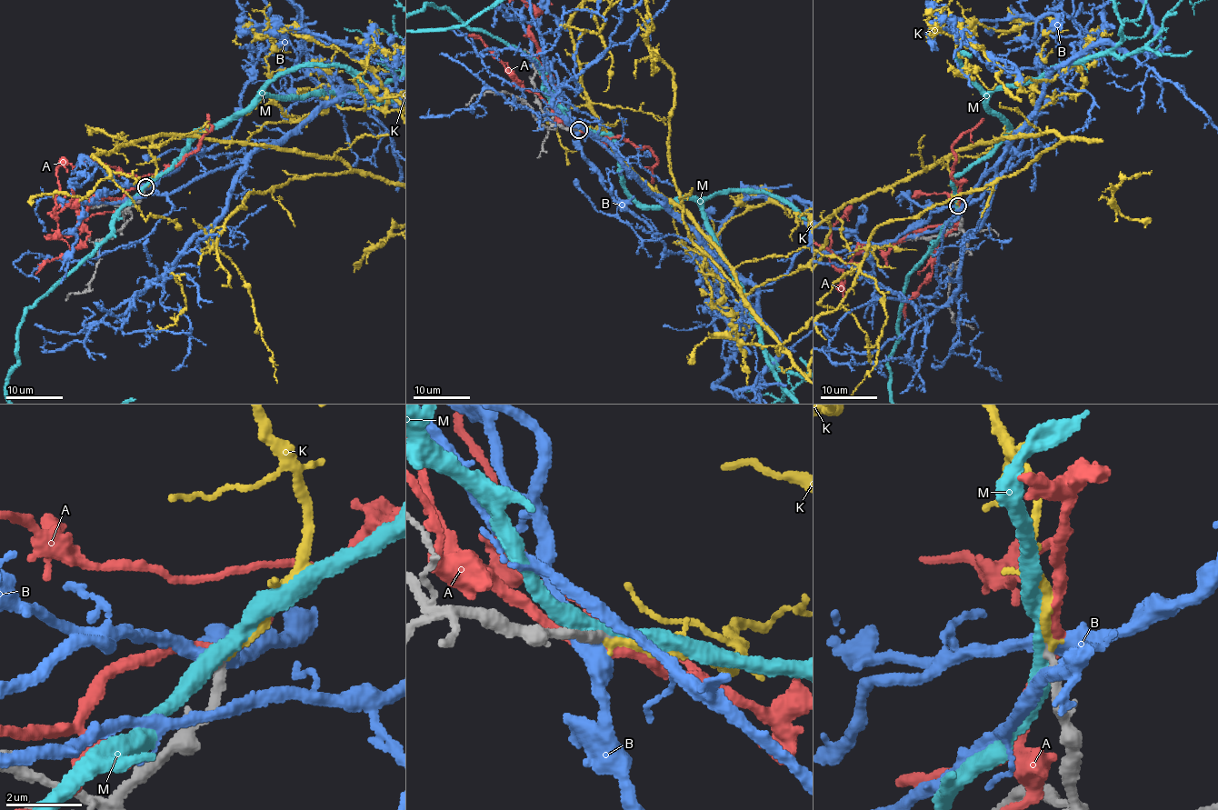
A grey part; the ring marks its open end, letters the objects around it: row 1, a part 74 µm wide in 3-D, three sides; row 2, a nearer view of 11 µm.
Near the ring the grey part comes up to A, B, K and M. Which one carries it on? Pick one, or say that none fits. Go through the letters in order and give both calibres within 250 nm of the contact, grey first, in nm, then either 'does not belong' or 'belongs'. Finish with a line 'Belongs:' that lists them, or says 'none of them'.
A: 240/260 nm | does not belong
B: 280/360 nm | does not belong
K: 280/240 nm | belongs
M: 280/400 nm | does not belong
Belongs: K

